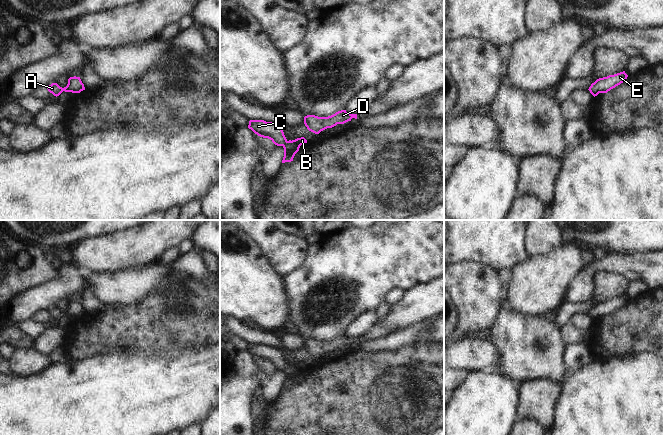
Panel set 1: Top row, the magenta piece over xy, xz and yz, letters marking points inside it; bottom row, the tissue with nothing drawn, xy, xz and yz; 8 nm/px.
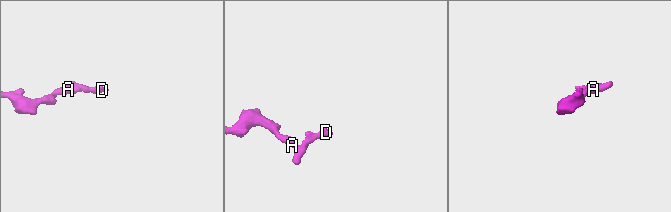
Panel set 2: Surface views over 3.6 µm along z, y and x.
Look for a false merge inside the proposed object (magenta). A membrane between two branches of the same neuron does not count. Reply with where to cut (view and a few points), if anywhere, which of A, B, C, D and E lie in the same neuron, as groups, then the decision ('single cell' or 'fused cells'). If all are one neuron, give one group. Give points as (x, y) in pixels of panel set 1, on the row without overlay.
no cut | A B C D E | single cell

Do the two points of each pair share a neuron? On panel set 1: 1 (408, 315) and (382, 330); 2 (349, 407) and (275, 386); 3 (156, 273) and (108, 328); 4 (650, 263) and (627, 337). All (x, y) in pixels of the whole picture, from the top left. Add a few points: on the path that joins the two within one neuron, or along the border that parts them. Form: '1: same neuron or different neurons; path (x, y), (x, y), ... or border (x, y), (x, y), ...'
1: different neurons; border (377, 322), (386, 325), (393, 331)
2: different neurons; border (282, 387), (273, 399), (264, 399)
3: different neurons; border (150, 293), (141, 301), (132, 304), (107, 306)
4: different neurons; border (649, 287), (652, 289)

